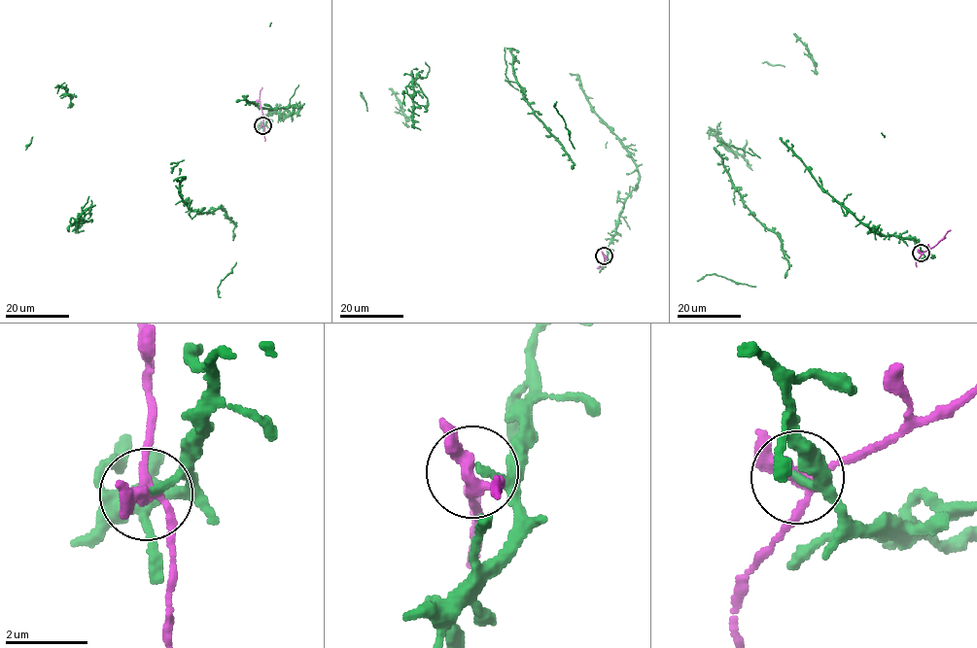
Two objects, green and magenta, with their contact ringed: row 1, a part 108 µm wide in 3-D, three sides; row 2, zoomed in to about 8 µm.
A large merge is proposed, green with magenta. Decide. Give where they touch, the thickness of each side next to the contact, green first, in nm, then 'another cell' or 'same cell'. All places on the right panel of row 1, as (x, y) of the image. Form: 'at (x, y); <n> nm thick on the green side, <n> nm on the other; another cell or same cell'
at (921, 253); 180 nm thick on the green side, 260 nm on the other; another cell

